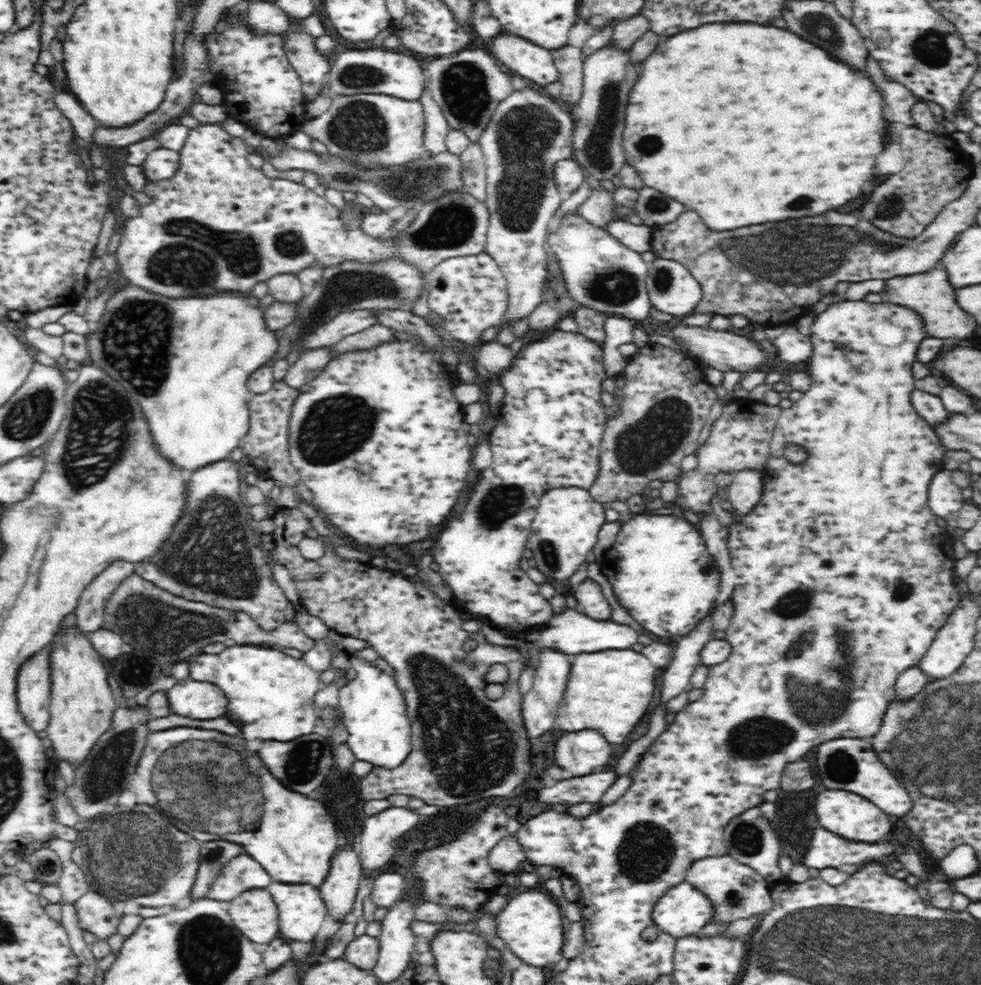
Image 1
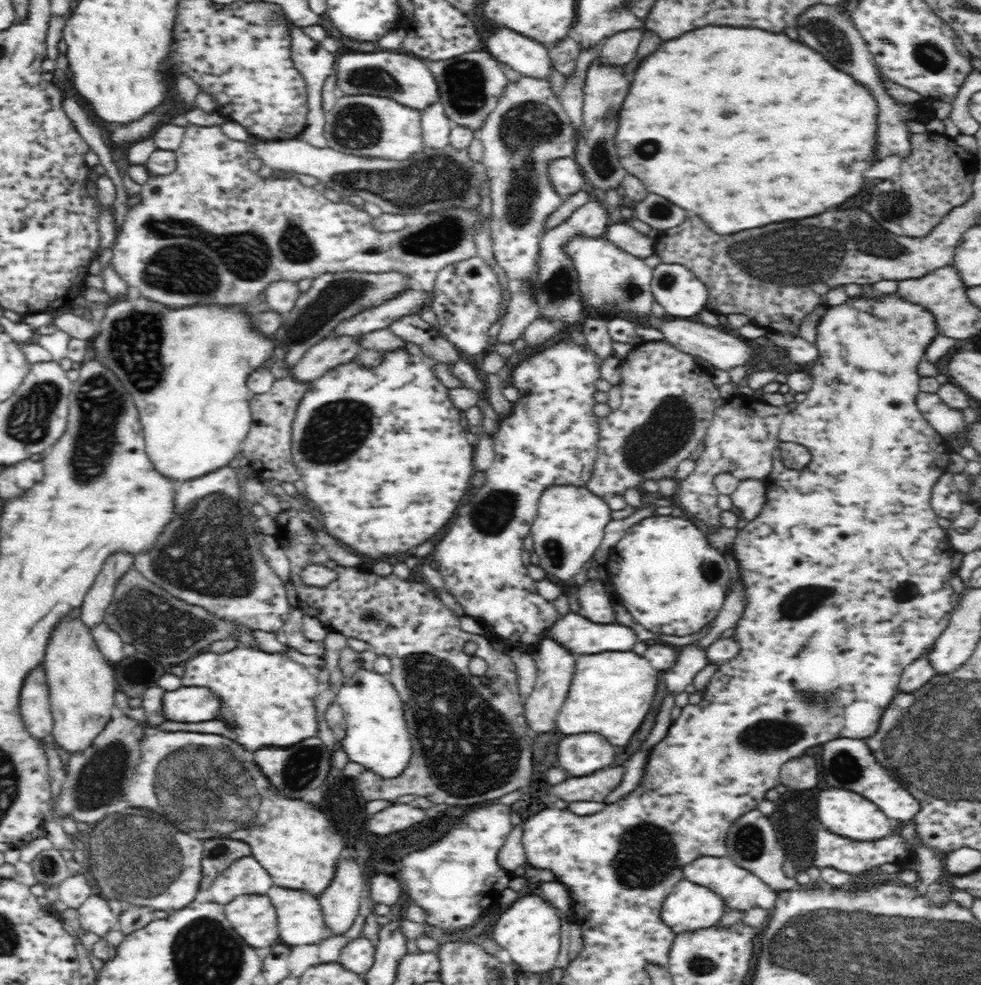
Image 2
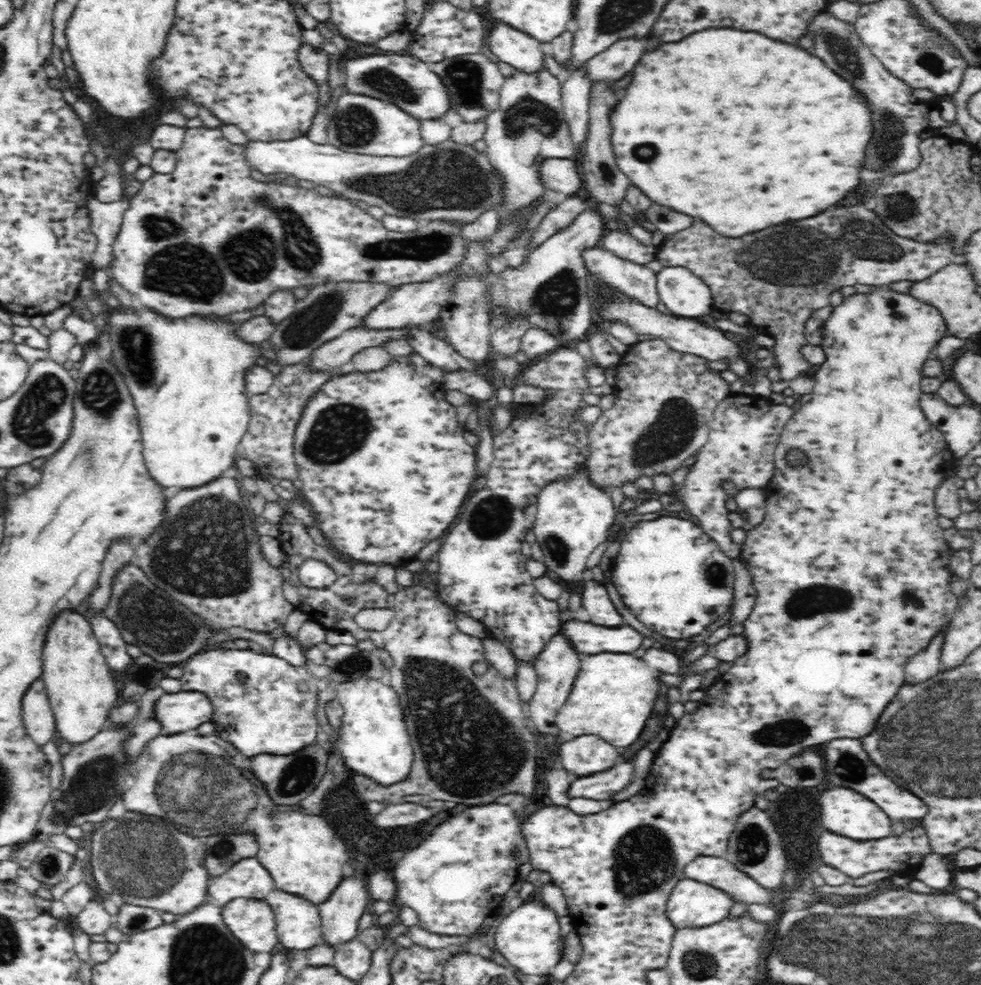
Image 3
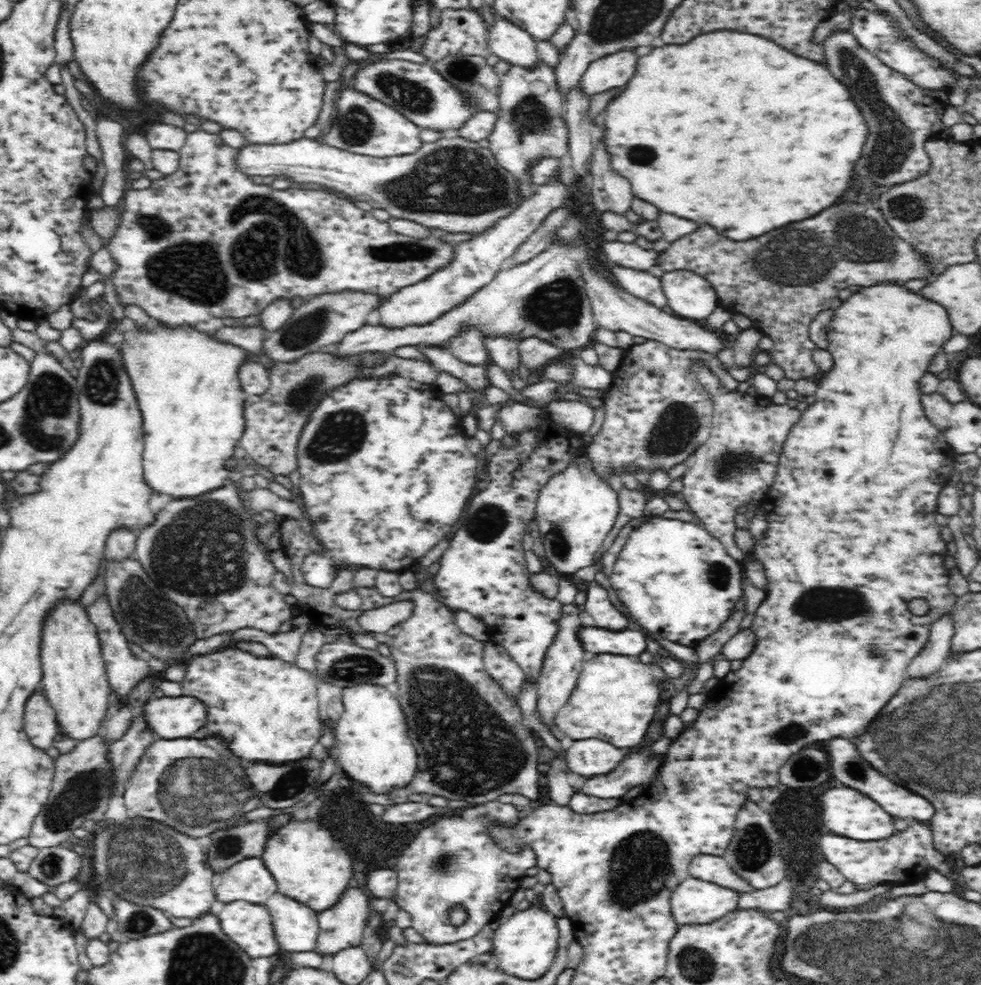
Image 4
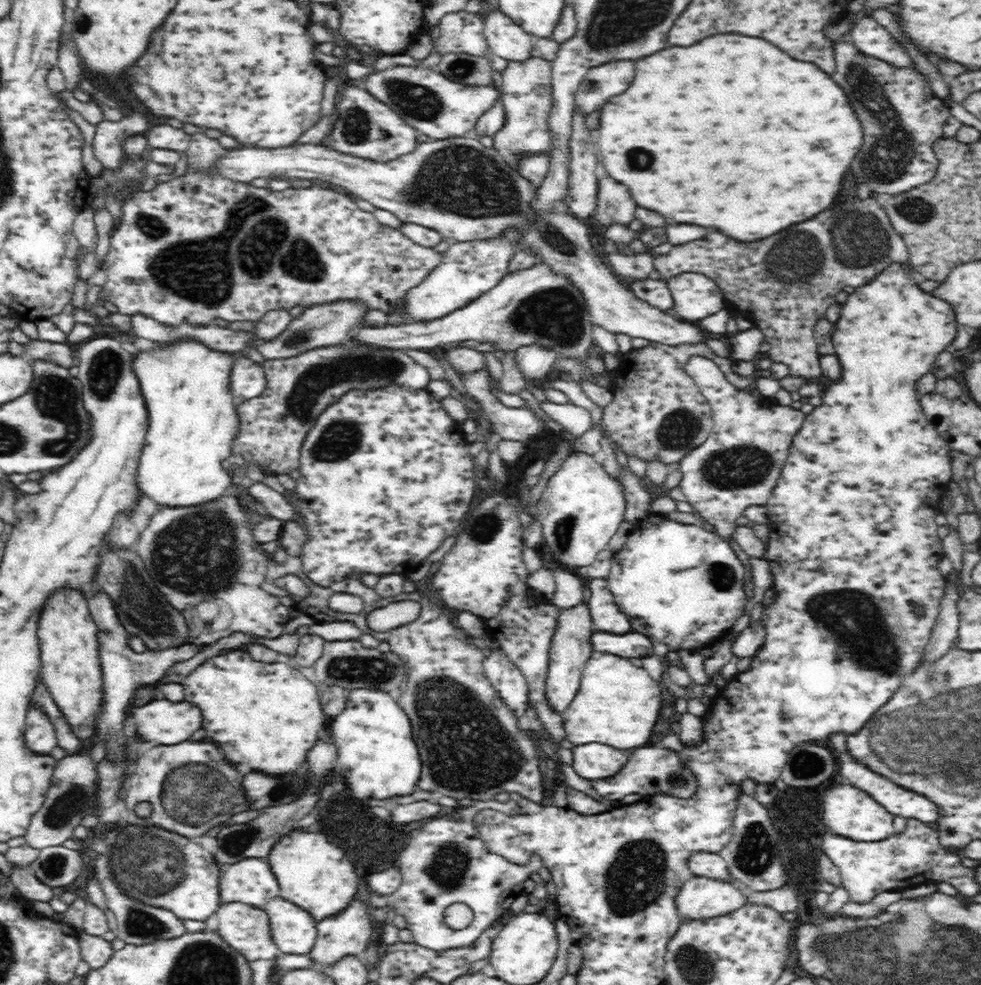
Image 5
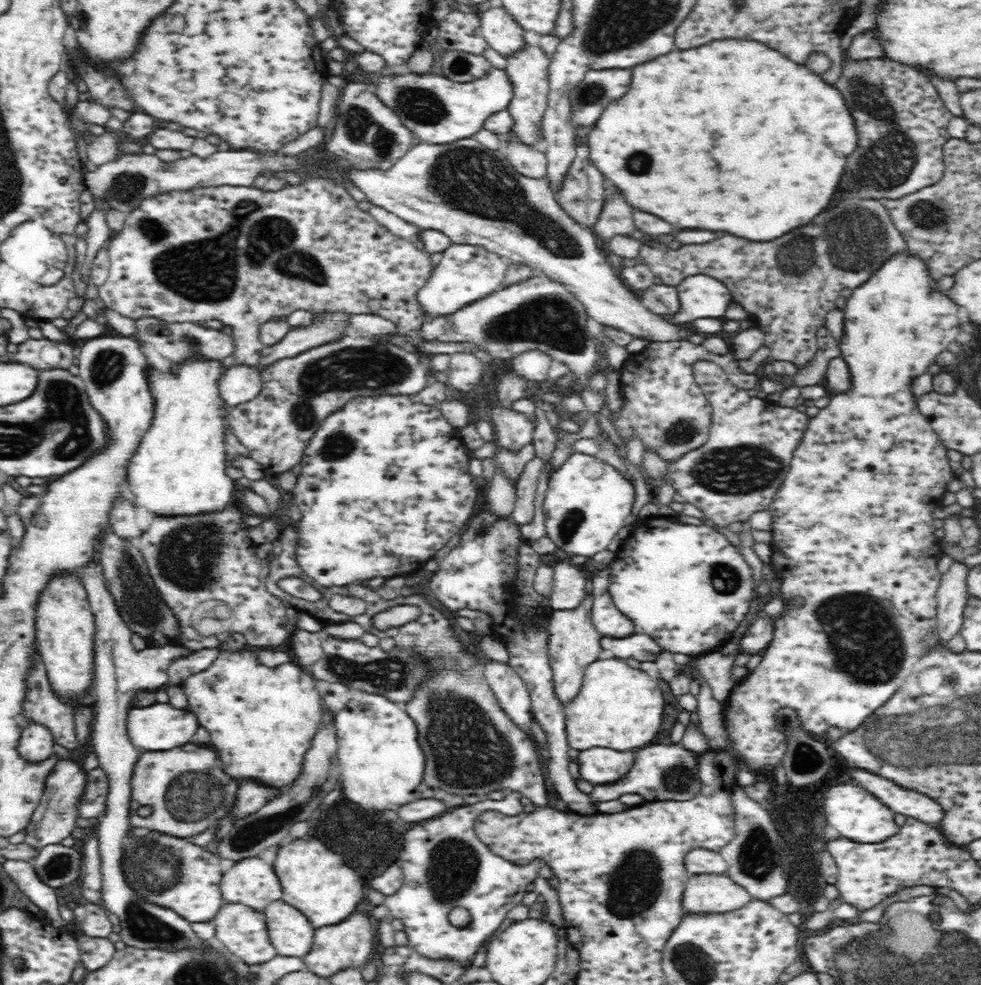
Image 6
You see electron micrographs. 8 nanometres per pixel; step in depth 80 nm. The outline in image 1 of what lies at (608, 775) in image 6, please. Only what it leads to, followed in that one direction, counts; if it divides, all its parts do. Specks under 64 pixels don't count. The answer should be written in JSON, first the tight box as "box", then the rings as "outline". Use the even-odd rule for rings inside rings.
{"box":[556,732,612,776],"outline":[[[598,732],[564,733],[556,741],[556,764],[570,776],[586,776],[612,760],[612,744]]]}

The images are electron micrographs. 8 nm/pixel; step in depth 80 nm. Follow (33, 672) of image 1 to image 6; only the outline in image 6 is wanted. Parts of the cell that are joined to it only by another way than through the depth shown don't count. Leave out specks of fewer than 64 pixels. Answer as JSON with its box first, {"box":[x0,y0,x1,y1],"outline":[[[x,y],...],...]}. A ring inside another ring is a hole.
{"box":[15,724,54,764],"outline":[[[27,724],[17,740],[15,749],[17,756],[27,764],[40,764],[50,760],[53,753],[54,740],[51,732],[39,724]]]}

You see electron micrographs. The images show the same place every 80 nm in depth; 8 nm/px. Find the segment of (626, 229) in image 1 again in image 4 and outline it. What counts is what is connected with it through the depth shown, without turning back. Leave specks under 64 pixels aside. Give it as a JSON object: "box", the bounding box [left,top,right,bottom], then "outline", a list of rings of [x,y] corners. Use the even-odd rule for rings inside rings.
{"box":[603,240,659,272],"outline":[[[619,240],[605,241],[603,244],[604,256],[613,266],[649,272],[648,270],[657,264],[656,259],[659,253],[654,250],[643,249],[635,243]]]}

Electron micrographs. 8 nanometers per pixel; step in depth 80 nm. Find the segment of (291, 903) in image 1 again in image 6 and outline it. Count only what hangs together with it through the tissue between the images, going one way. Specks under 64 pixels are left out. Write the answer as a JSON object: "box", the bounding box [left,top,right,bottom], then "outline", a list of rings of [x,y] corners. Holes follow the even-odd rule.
{"box":[263,900,314,958],"outline":[[[278,900],[269,904],[263,915],[270,943],[277,955],[302,958],[310,953],[314,930],[299,910]]]}

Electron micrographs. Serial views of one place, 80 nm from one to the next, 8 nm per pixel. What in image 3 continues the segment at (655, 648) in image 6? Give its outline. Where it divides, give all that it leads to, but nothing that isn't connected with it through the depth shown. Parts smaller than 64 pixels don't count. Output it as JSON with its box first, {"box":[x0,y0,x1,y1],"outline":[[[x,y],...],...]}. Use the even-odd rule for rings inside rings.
{"box":[560,620,644,655],"outline":[[[570,620],[561,624],[560,633],[566,633],[570,643],[579,653],[597,655],[602,652],[614,654],[634,654],[640,650],[644,636],[630,626],[608,628],[590,622]]]}

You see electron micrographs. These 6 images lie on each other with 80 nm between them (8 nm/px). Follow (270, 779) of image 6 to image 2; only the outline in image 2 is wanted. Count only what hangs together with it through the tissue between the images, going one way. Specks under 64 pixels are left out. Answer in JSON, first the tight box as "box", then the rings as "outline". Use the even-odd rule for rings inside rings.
{"box":[181,645,322,752],"outline":[[[246,645],[234,648],[230,652],[198,652],[181,665],[184,669],[181,678],[183,686],[208,688],[214,695],[222,696],[220,718],[218,719],[230,724],[230,728],[236,734],[234,740],[248,752],[256,752],[262,748],[292,748],[306,738],[314,738],[318,733],[314,698],[322,687],[317,679],[317,674],[309,667],[292,662],[286,655],[267,653],[260,647]]]}

